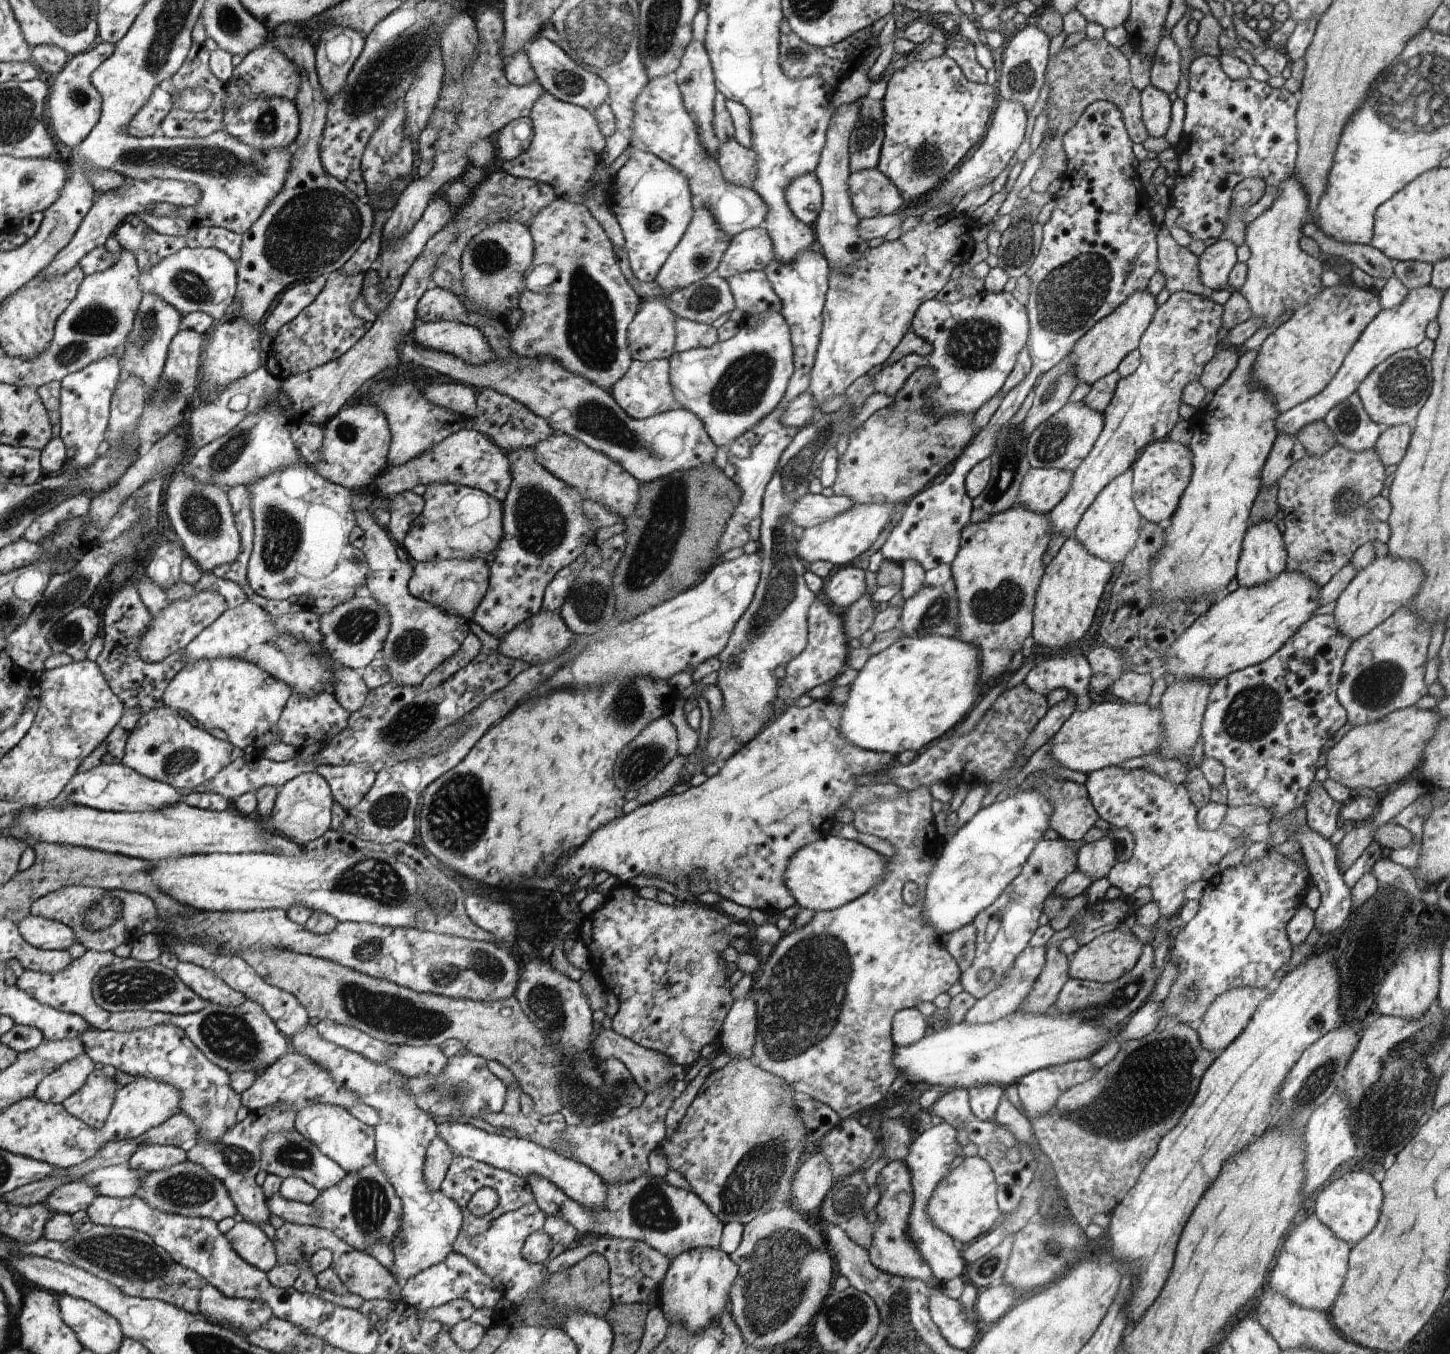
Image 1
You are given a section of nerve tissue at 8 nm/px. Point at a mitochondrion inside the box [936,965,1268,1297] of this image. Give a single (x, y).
(1160, 1074)

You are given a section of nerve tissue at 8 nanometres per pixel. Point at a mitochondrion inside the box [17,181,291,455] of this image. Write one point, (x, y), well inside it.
(95, 320)

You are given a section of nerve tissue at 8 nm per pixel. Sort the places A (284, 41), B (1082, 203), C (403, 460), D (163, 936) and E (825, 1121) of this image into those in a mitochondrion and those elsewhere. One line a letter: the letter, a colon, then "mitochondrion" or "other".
A: other
B: other
C: other
D: other
E: other

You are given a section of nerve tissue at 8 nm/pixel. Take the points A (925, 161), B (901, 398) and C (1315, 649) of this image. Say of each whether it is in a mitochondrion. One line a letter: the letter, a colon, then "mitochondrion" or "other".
A: mitochondrion
B: other
C: other

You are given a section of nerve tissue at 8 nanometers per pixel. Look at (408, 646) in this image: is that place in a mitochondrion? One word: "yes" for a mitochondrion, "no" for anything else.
yes

